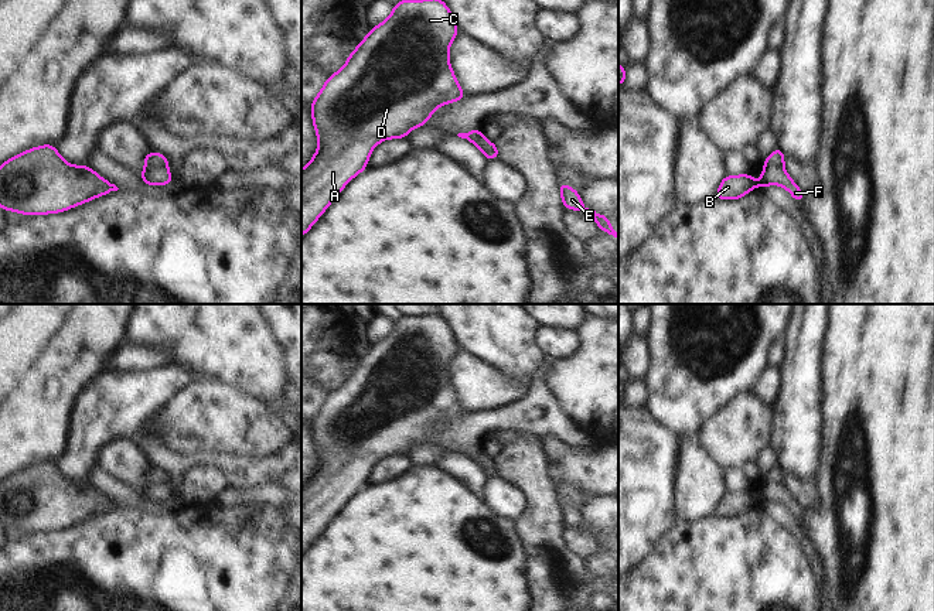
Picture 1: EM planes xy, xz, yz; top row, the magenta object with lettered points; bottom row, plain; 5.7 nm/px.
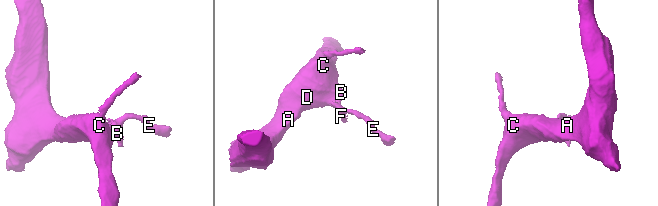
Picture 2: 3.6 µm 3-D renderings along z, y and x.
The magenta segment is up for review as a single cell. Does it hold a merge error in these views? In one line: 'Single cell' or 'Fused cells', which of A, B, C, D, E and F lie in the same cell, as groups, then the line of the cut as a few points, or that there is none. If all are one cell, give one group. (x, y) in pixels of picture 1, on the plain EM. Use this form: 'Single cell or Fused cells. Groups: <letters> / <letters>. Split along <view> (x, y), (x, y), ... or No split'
Fused cells. Groups: A B C D F / E. Split along xy (167, 481), (145, 485).

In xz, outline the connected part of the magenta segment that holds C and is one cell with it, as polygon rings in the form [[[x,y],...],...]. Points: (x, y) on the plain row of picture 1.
[[[437,313],[427,317],[400,317],[393,328],[350,371],[345,382],[330,392],[311,419],[311,434],[318,465],[311,478],[301,487],[301,553],[324,530],[342,505],[368,484],[374,464],[386,455],[406,455],[415,444],[427,441],[434,426],[466,414],[450,383],[449,366],[460,349],[446,320]]]

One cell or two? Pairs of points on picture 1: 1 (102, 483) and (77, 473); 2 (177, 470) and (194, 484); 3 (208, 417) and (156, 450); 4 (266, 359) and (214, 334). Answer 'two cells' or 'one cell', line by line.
1: two cells
2: two cells
3: two cells
4: one cell

